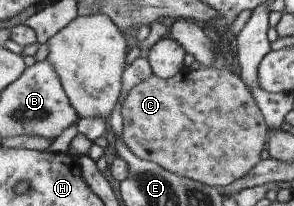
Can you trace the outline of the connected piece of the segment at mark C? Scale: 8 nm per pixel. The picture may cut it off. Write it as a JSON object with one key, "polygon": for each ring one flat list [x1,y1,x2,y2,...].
{"polygon":[[221,65,201,67,196,71,185,69,177,76,170,79,162,79,156,75,152,76,142,84,137,85,137,87,127,95,127,98,122,103,122,117,124,119,124,130,122,131,123,143,126,144,137,157,157,163,160,167,166,168,173,174,186,176,191,180,202,182,203,184,217,189,220,189,222,186,229,186,231,183,245,177,245,175,261,161,263,151,267,151,267,139,269,139,269,135,266,133,267,123,266,117,263,116,262,109,259,108,253,93,245,84,242,77,240,75,235,75,235,73,229,71,229,69,224,69]]}

